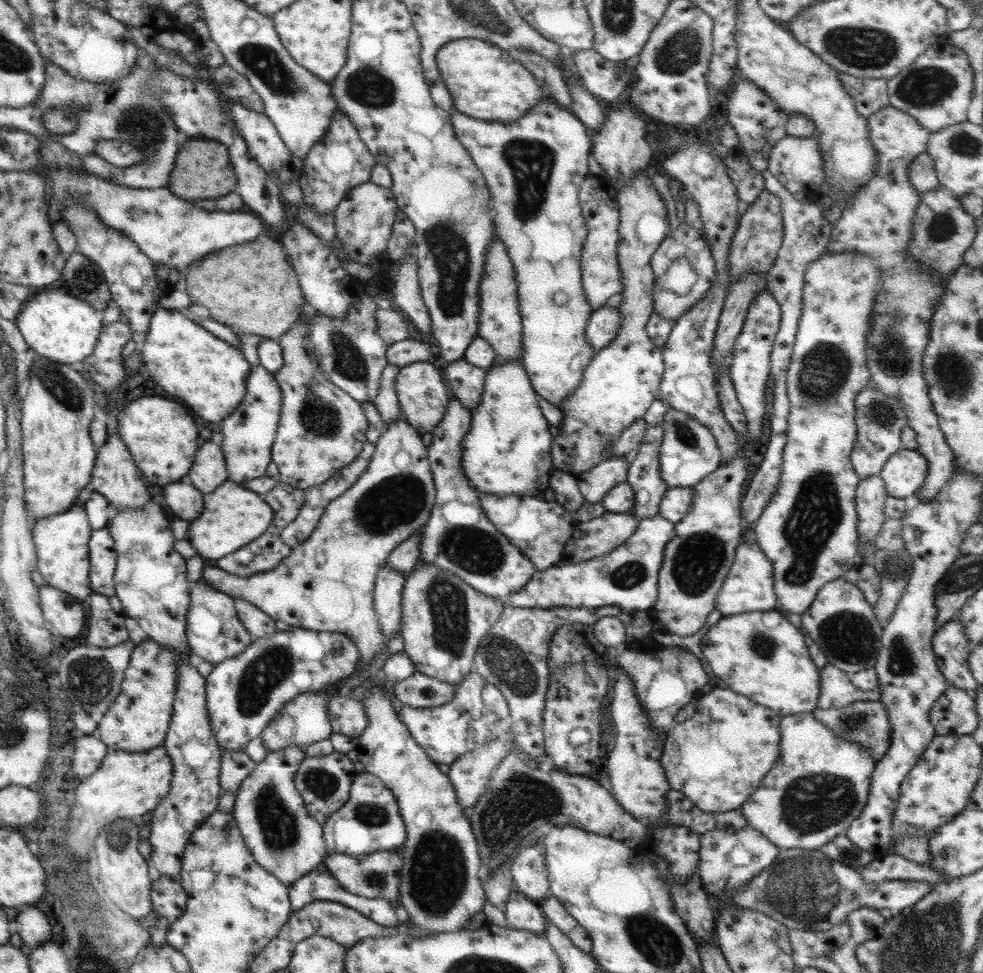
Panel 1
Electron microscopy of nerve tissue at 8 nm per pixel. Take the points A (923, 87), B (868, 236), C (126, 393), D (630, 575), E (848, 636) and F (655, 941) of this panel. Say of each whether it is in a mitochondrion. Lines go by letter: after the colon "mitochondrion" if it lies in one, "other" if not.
A: mitochondrion
B: other
C: other
D: mitochondrion
E: mitochondrion
F: mitochondrion

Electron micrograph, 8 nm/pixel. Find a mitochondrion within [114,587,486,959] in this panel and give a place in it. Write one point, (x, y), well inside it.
(439, 869)

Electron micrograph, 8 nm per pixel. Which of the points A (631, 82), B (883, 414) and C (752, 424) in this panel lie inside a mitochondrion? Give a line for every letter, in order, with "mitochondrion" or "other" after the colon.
A: other
B: mitochondrion
C: other

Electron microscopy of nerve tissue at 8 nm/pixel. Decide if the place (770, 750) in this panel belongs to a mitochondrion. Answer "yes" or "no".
no

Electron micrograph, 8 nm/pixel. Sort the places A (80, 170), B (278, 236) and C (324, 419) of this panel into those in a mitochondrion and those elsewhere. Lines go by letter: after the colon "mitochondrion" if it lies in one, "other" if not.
A: other
B: other
C: mitochondrion

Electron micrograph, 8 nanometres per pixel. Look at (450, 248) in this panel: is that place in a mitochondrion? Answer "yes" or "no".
yes

